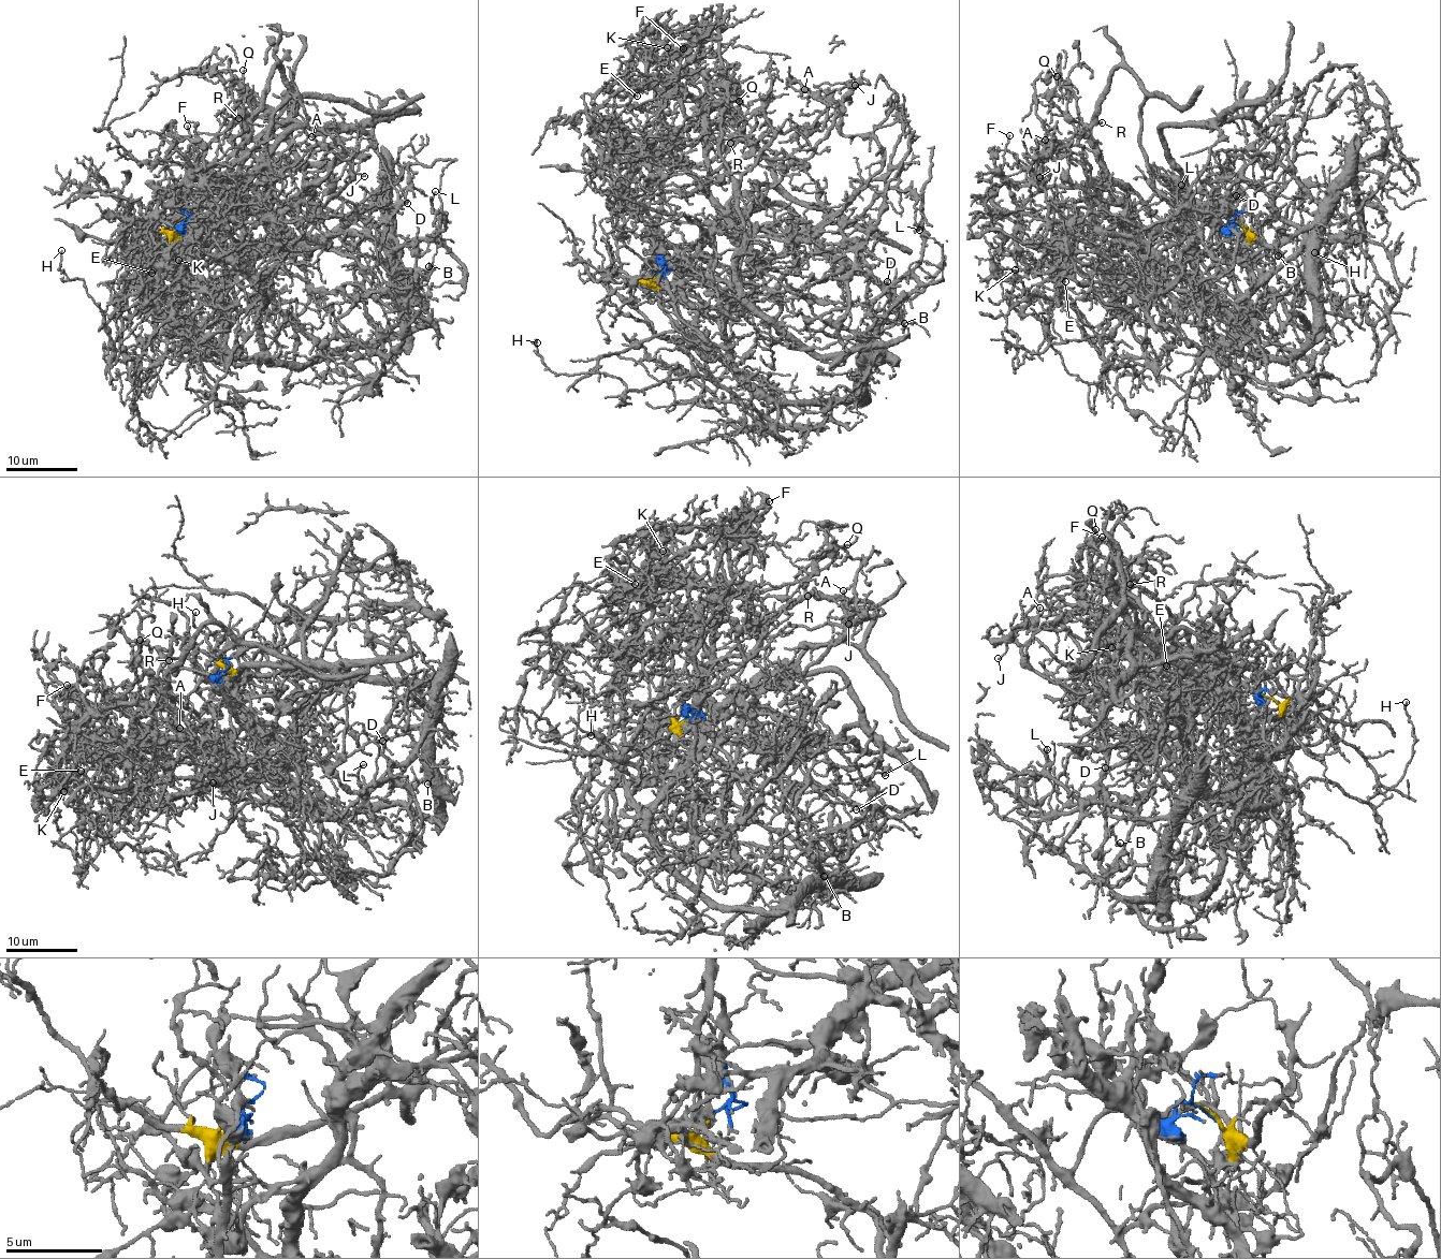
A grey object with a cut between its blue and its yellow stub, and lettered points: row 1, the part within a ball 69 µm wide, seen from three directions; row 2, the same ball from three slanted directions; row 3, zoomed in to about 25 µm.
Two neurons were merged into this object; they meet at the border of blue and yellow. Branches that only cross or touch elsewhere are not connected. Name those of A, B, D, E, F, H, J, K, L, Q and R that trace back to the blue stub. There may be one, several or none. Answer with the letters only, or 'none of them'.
A, E, F, J, K, Q, R

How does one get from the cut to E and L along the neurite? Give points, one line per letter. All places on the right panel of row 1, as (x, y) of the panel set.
E: (1237, 224), (1204, 224), (1185, 246), (1130, 192), (1129, 219), (1112, 230), (1074, 207), (1065, 281)
L: (1237, 224), (1255, 235), (1276, 217), (1355, 237), (1363, 205), (1261, 245), (1187, 210), (1181, 184)

